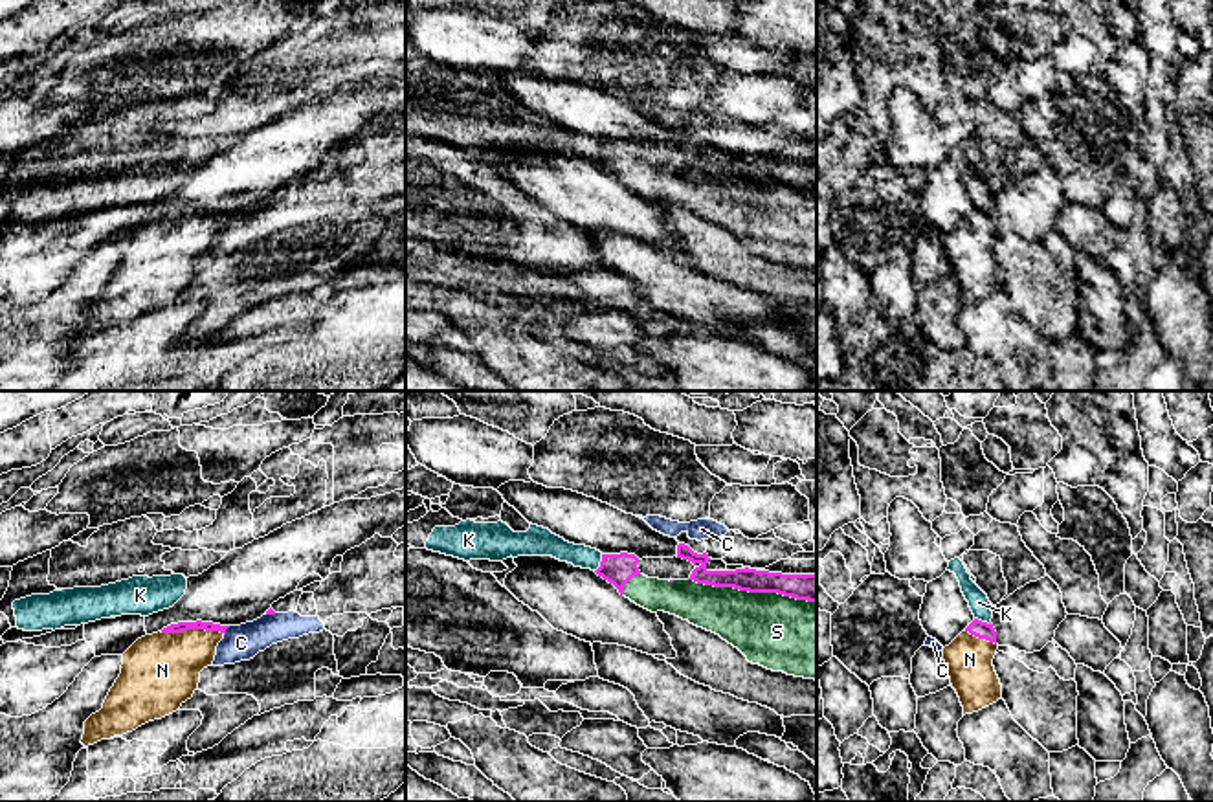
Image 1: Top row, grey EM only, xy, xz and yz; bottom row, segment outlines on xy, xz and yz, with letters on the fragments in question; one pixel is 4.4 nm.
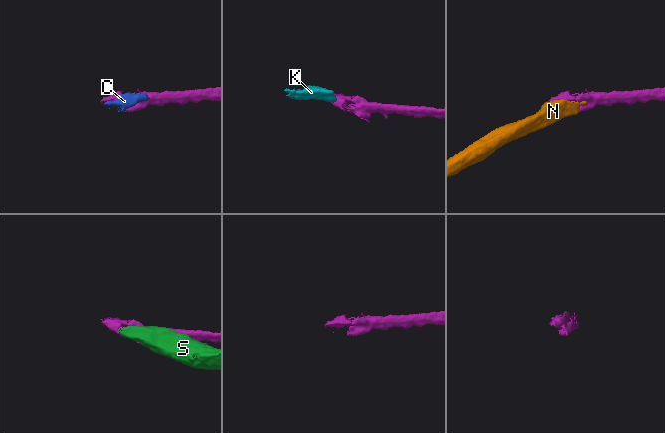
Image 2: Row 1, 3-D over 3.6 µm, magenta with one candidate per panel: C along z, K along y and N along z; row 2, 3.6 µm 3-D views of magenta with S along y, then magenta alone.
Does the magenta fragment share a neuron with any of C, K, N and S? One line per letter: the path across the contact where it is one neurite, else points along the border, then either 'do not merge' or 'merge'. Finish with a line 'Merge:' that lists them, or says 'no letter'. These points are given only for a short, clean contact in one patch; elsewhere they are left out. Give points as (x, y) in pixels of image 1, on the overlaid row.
C: border along xy (230, 626), (224, 635); do not merge
K: border along xz (602, 555), (600, 566), (595, 571); do not merge
N: do not merge
S: do not merge
Merge: no letter

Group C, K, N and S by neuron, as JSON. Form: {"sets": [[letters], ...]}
{"sets": [["C"], ["K"], ["N", "S"]]}

